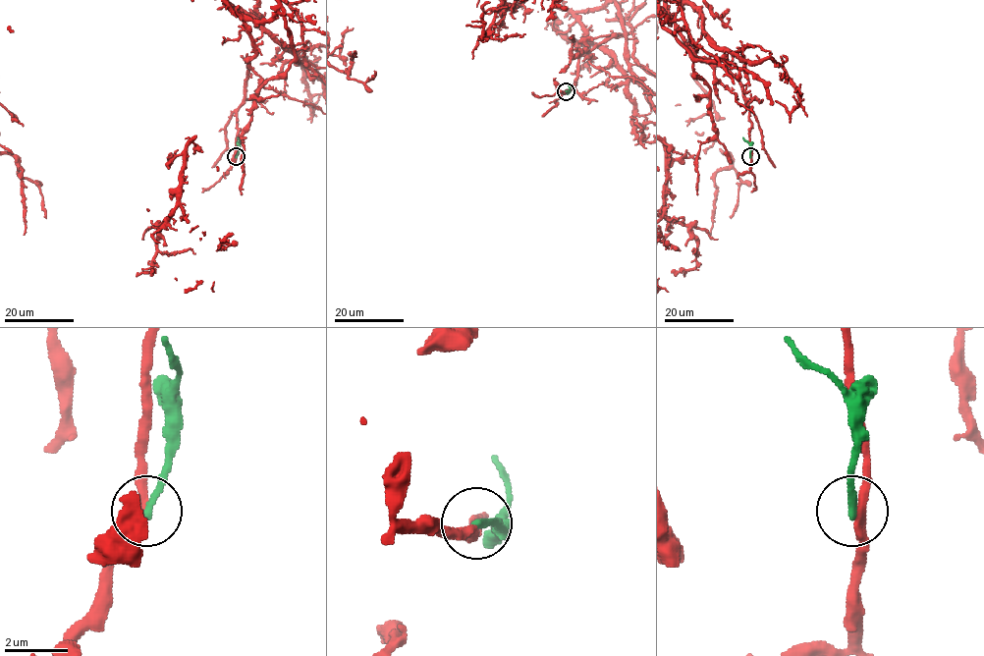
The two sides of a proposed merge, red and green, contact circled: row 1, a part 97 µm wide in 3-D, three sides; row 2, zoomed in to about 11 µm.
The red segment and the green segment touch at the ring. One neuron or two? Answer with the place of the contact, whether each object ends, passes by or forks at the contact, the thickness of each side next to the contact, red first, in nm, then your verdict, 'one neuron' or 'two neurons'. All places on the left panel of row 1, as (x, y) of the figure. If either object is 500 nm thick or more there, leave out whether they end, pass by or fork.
at (236, 156); red passes by; green ends there; 320 nm thick on the red side, 220 nm on the other; two neurons

